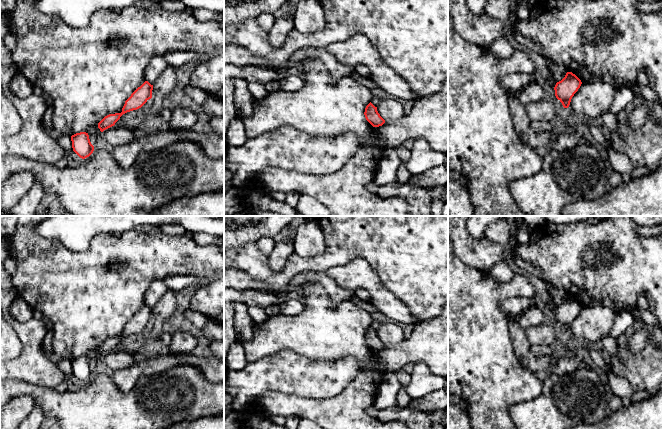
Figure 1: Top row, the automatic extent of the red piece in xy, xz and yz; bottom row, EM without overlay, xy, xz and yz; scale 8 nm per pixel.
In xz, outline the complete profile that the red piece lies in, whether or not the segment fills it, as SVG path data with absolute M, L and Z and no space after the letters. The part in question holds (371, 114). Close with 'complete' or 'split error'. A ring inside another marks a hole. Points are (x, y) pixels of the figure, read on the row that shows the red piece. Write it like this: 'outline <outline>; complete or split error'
outline M371 102L366 106L364 115L366 120L373 127L379 127L385 123L385 120L378 113L377 107L375 107Z; complete

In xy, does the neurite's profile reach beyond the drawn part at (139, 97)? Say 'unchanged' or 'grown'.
unchanged

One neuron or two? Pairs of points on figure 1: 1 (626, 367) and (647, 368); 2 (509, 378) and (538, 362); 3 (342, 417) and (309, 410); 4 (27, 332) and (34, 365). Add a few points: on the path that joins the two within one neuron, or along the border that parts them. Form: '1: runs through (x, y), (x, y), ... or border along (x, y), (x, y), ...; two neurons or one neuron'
1: runs through (631, 367), (642, 368); one neuron
2: border along (513, 348), (517, 358), (532, 372), (541, 376); two neurons
3: runs through (334, 414), (317, 410); one neuron
4: runs through (32, 340), (32, 357); one neuron

